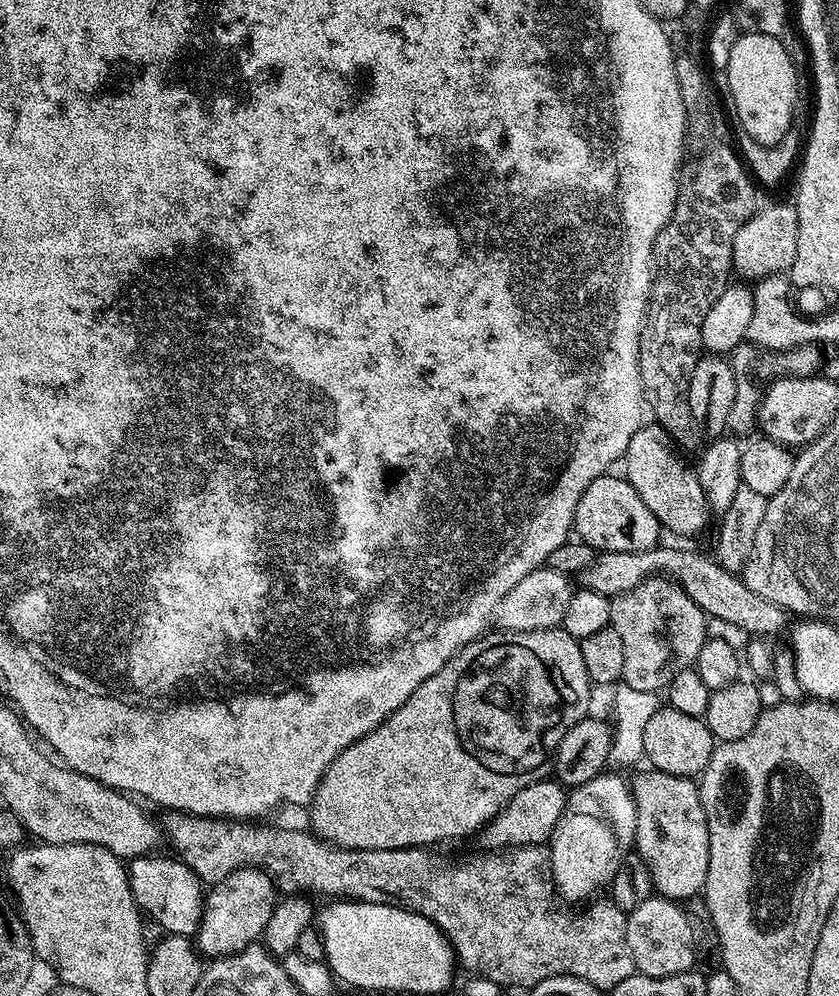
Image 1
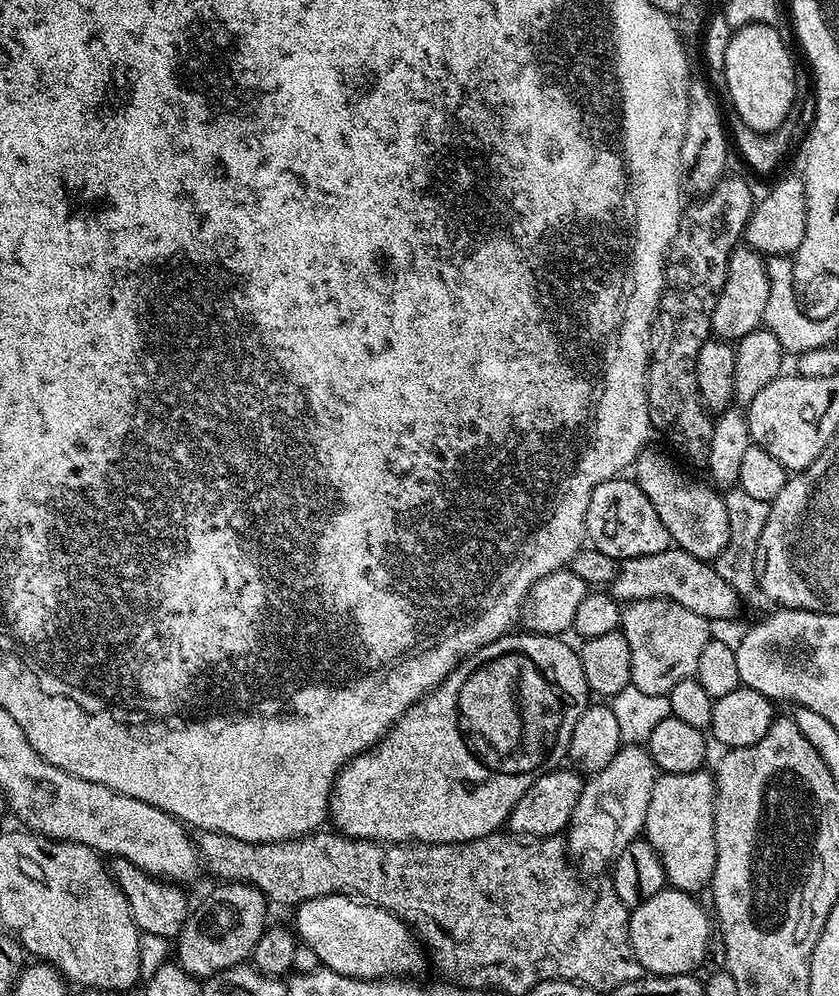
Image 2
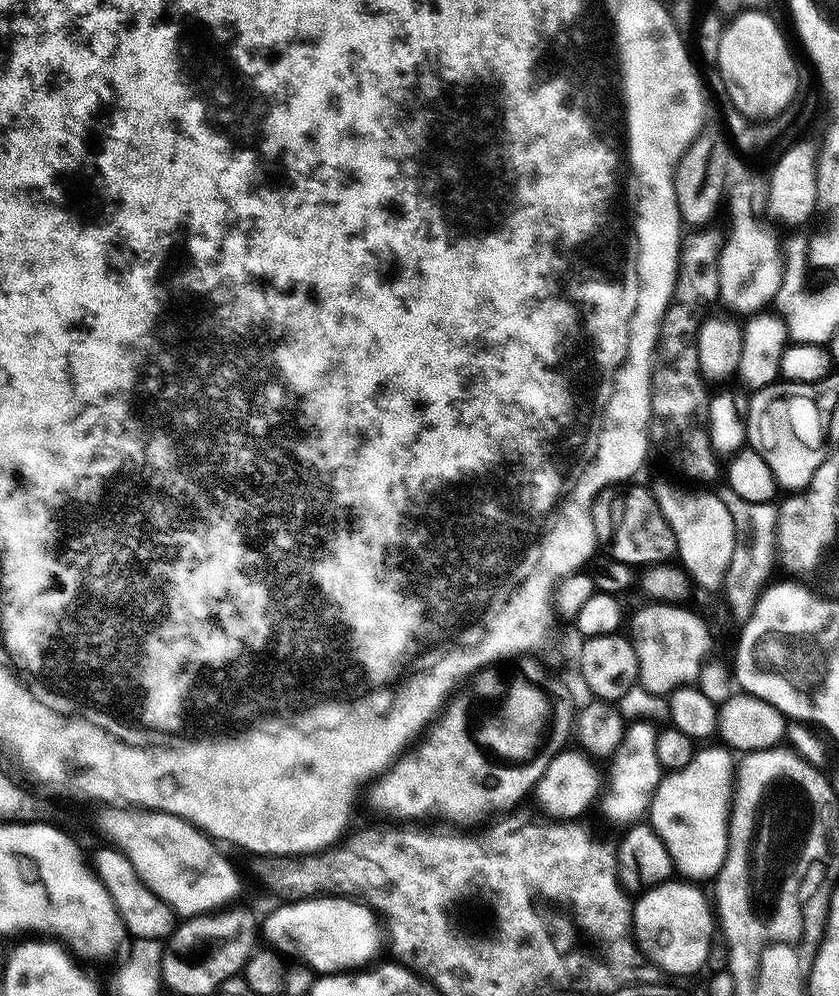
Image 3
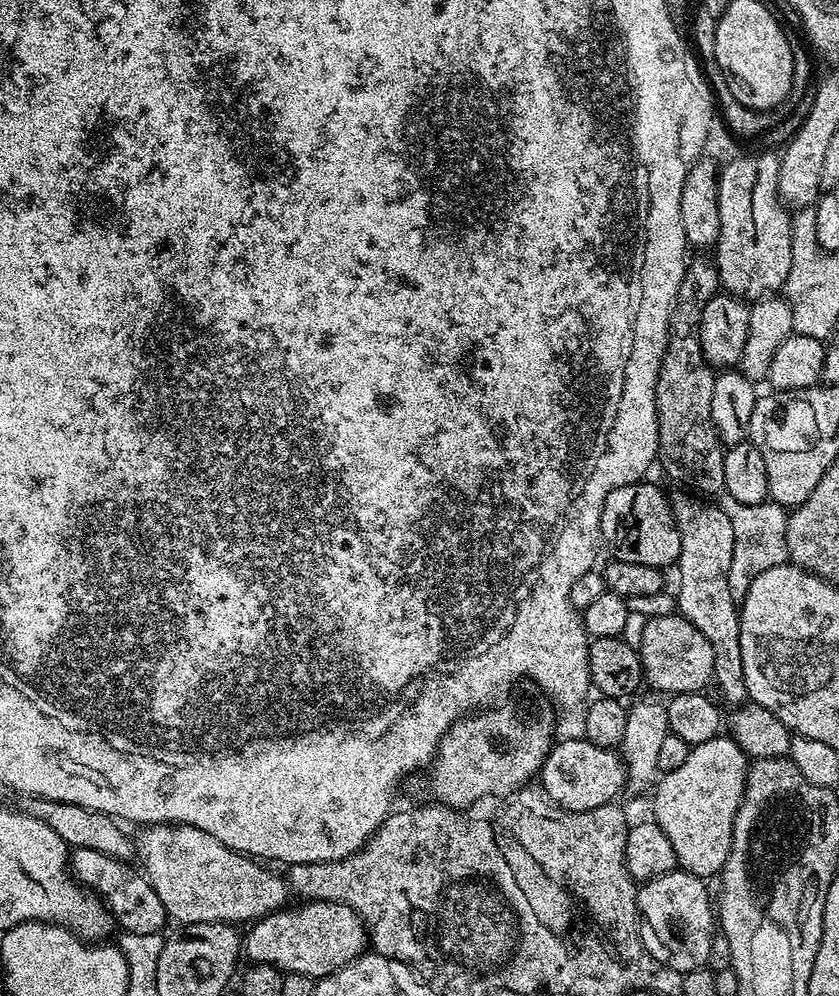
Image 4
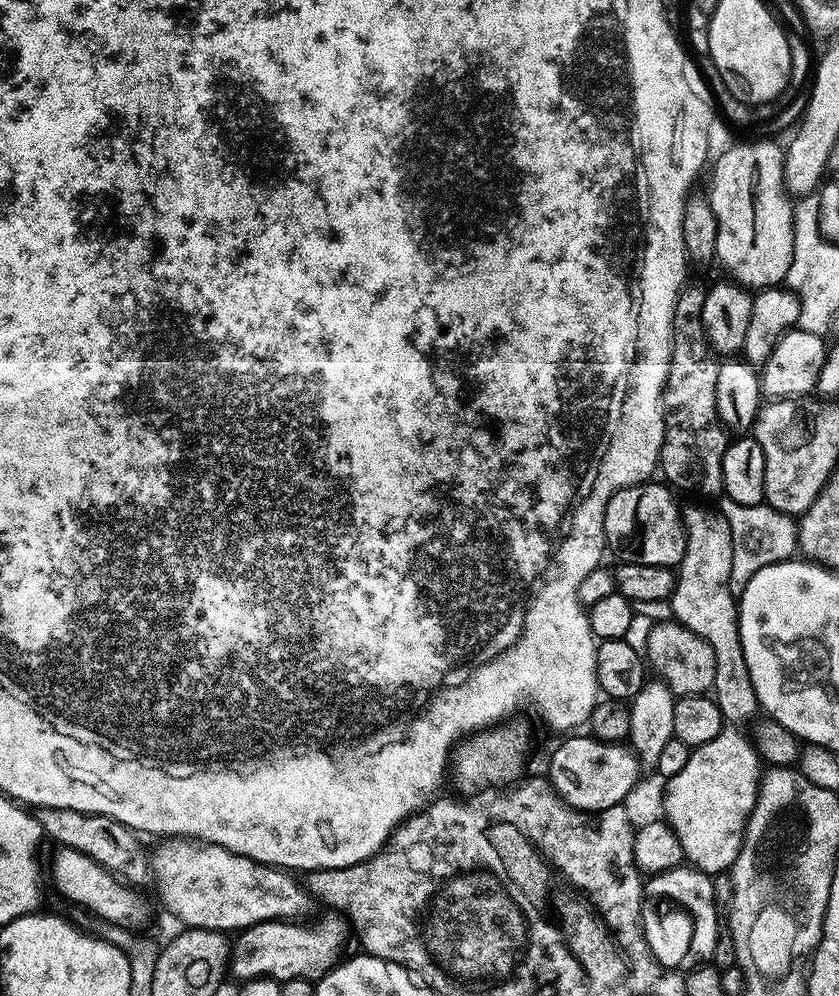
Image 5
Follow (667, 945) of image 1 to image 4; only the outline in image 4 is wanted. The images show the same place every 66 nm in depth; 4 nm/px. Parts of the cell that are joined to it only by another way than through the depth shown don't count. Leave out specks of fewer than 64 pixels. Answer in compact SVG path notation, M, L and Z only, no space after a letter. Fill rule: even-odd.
M641 887L638 892L638 907L640 910L640 937L644 940L644 948L655 960L667 964L669 968L681 974L694 970L695 968L707 965L708 955L714 935L714 914L706 914L702 908L710 898L700 898L698 904L694 900L686 902L684 898L668 898L666 894L656 894L652 898L652 890L647 892ZM664 932L677 932L680 935L680 945L676 952L671 952L664 945Z

